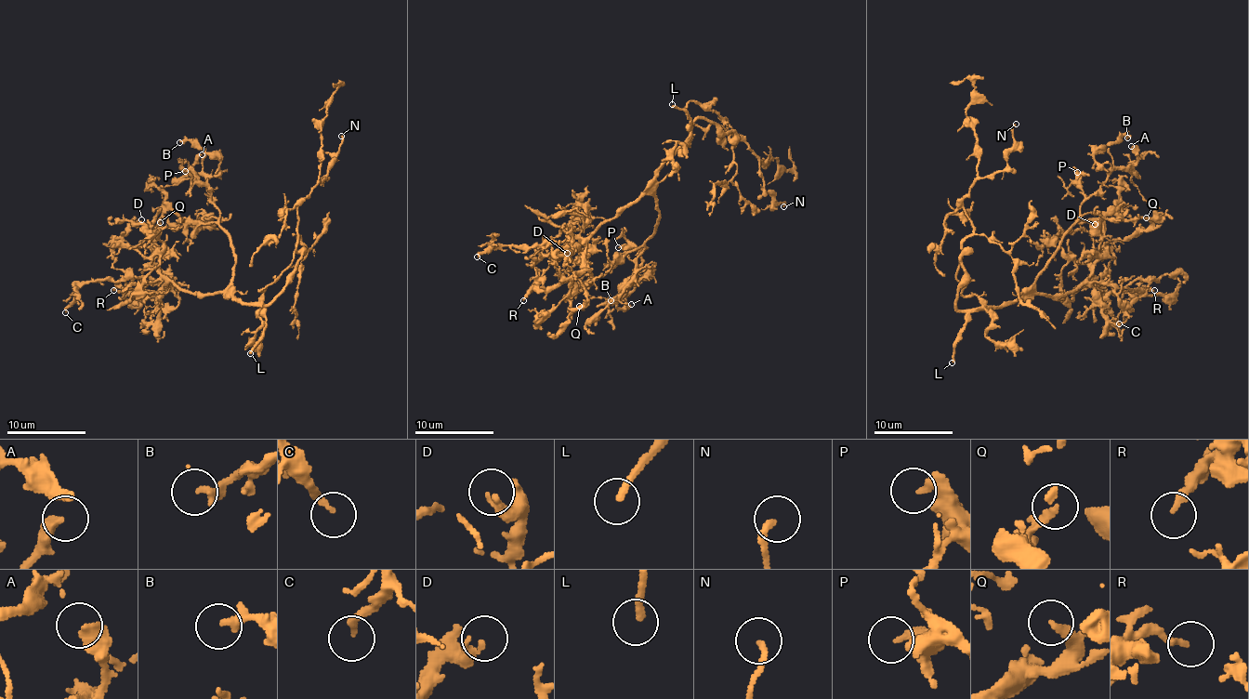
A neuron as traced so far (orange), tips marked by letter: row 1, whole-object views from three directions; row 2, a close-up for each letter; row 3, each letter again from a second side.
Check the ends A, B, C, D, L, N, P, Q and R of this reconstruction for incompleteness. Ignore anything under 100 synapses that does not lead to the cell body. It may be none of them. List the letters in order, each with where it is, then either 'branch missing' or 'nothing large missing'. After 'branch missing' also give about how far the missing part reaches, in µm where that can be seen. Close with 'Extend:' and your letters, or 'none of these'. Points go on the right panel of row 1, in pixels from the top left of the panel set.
A: (1131, 146) | nothing large missing
B: (1127, 138) | nothing large missing
C: (1119, 323) | nothing large missing
D: (1095, 224) | nothing large missing
L: (952, 362) | branch missing | 40 µm
N: (1016, 124) | nothing large missing
P: (1077, 172) | nothing large missing
Q: (1146, 217) | nothing large missing
R: (1154, 290) | nothing large missing
Extend: L

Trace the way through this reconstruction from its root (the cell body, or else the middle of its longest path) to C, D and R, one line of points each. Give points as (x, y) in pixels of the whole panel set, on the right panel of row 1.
C: (984, 303), (1000, 307), (1037, 294), (1060, 296), (1084, 281), (1101, 289), (1106, 310), (1119, 323)
D: (984, 303), (1000, 307), (1037, 294), (1068, 293), (1090, 274), (1091, 259), (1100, 249), (1102, 231), (1095, 224)
R: (984, 303), (1000, 307), (1037, 294), (1060, 296), (1084, 283), (1097, 299), (1124, 290), (1154, 290)

